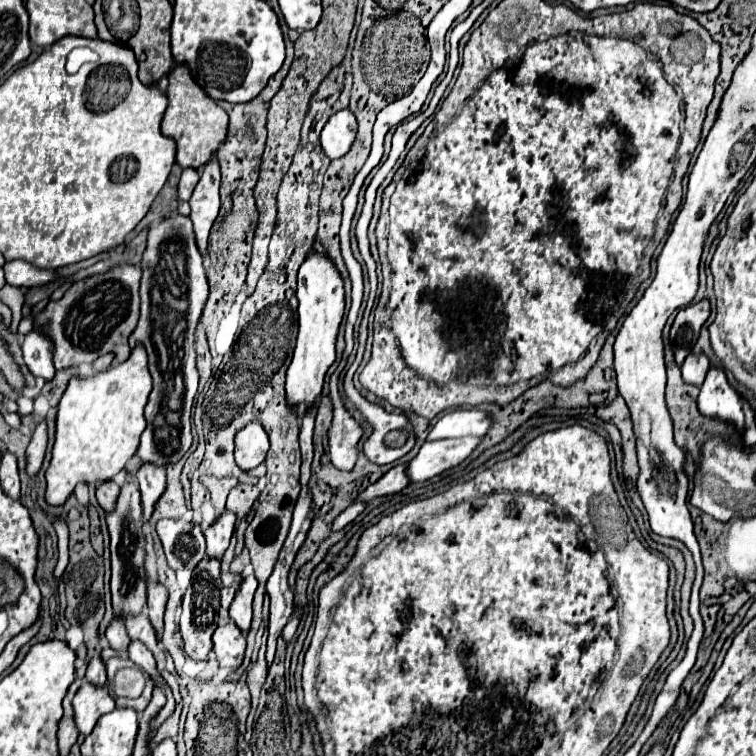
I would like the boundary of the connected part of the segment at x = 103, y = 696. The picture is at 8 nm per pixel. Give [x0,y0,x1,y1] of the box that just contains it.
[72,683,116,735]

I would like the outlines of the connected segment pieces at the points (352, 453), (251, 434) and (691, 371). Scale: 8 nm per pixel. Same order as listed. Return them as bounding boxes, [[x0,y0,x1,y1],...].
[[328,397,362,471],[234,423,270,471],[682,355,710,387]]

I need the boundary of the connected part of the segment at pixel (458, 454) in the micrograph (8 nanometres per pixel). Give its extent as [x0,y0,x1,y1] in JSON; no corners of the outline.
[406,437,480,483]

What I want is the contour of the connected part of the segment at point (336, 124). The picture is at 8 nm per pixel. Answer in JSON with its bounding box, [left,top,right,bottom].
[322,109,356,159]

